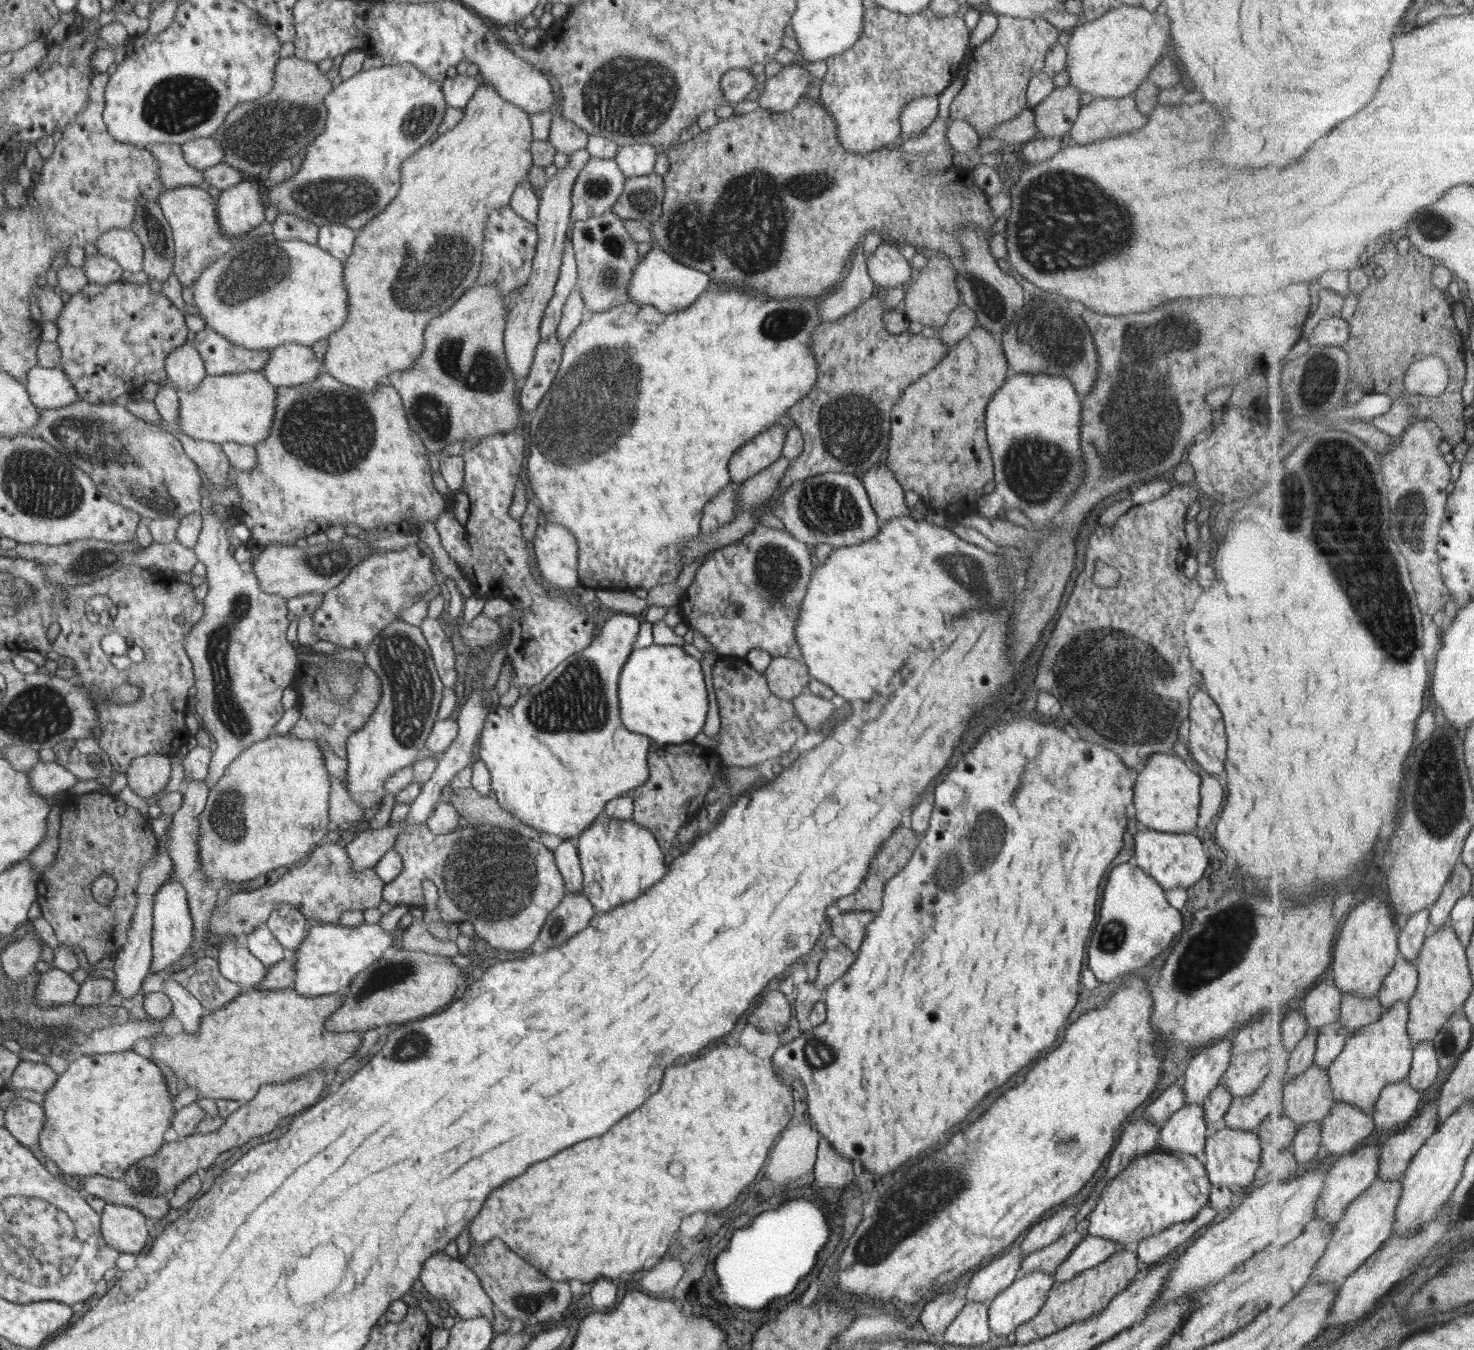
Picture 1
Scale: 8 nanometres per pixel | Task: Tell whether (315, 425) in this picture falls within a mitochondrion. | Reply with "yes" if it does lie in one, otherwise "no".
yes

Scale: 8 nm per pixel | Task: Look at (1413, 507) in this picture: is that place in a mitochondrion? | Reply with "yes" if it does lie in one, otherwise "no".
yes

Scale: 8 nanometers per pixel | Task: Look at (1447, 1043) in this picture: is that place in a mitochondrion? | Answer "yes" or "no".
yes

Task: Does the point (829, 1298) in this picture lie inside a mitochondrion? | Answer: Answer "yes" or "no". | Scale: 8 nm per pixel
no

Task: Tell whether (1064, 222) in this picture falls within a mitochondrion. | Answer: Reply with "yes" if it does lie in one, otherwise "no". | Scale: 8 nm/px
yes

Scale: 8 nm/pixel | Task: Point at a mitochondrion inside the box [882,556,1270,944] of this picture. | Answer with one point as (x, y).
(1129, 703)

